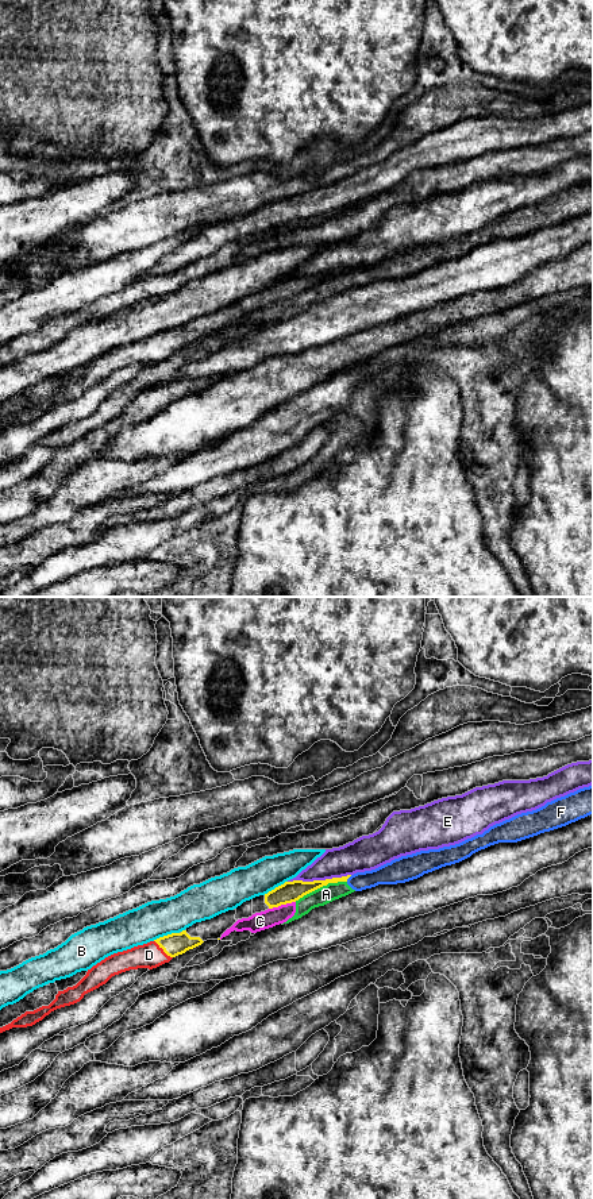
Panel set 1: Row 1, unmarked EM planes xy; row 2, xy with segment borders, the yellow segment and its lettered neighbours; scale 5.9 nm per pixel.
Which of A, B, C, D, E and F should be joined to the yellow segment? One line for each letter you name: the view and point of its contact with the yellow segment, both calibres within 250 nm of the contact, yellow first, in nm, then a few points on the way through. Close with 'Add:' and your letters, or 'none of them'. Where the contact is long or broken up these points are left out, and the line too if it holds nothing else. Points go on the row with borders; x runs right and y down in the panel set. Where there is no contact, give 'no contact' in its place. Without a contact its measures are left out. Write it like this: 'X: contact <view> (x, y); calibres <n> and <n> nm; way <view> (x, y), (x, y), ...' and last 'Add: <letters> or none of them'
D: contact xy (162, 948); calibres 140 and 150 nm; way xy (174, 944), (162, 948), (149, 955)
Add: D

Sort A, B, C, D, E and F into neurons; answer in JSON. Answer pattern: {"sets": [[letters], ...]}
{"sets": [["A", "C", "F"], ["B"], ["D"], ["E"]]}

